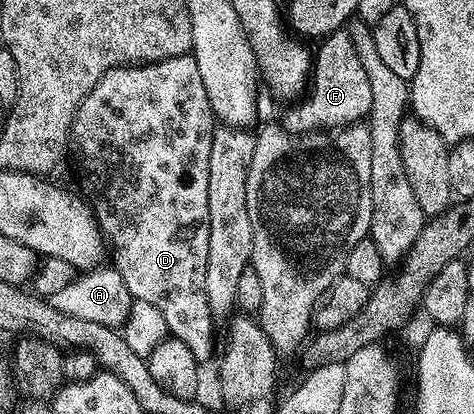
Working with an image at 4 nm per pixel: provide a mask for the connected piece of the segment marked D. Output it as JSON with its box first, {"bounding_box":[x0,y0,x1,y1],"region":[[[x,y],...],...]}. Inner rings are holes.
{"bounding_box":[69,54,215,365],"region":[[[192,54],[176,55],[170,59],[161,59],[157,63],[143,63],[128,67],[112,67],[87,93],[87,97],[79,105],[73,118],[73,127],[69,130],[71,151],[77,154],[77,163],[81,166],[80,190],[87,196],[96,216],[101,233],[111,248],[111,266],[123,277],[123,285],[133,294],[134,299],[148,301],[155,305],[159,313],[163,313],[163,321],[167,321],[169,335],[183,341],[187,349],[191,349],[195,361],[199,365],[213,355],[213,323],[215,316],[211,313],[211,305],[207,305],[207,289],[205,274],[207,273],[207,249],[209,248],[209,206],[207,205],[207,169],[211,165],[211,141],[215,130],[215,116],[207,101],[207,89],[203,89],[203,77],[199,77],[199,65]]]}

